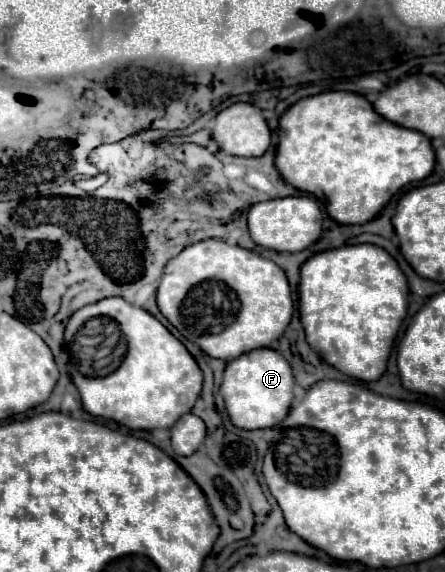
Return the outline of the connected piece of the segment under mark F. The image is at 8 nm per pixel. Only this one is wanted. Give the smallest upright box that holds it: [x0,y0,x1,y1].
[220,348,294,430]

